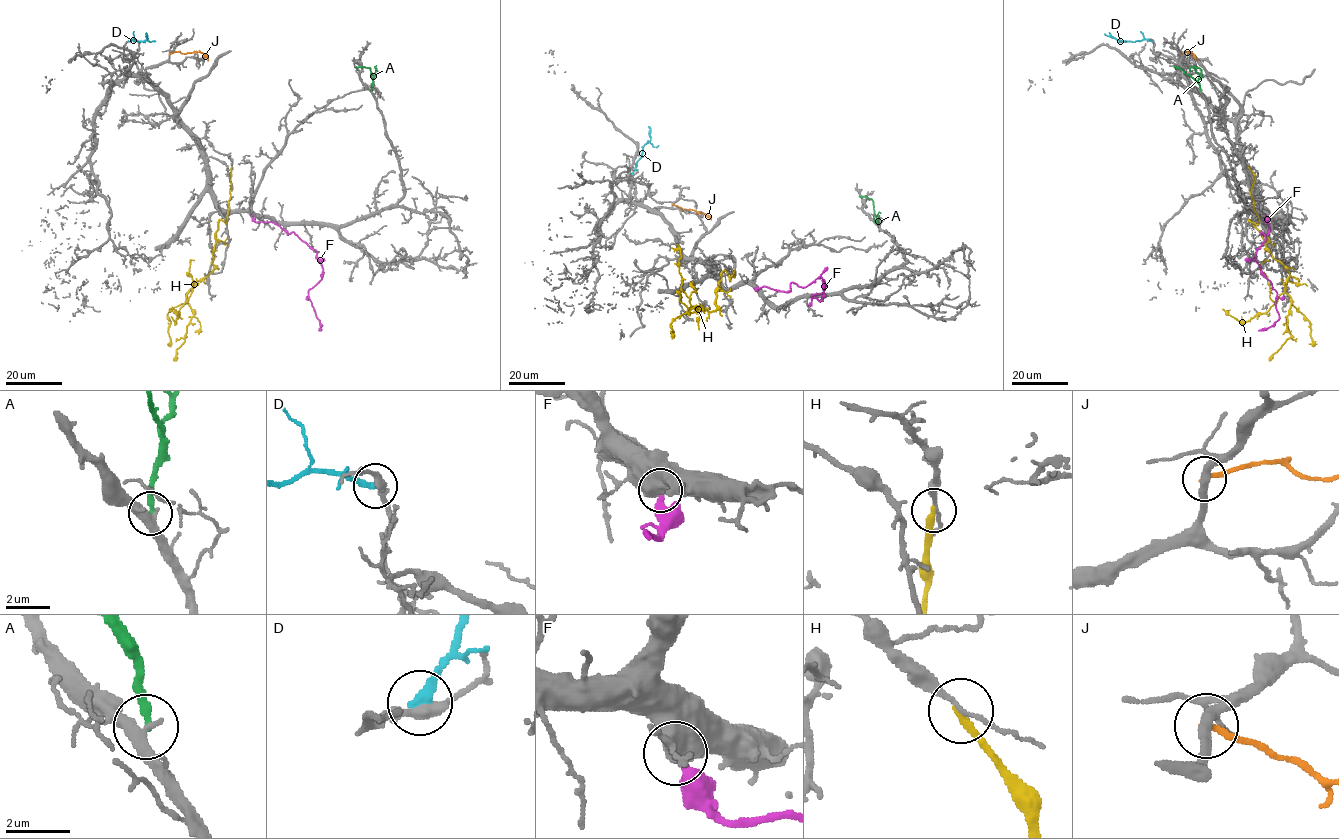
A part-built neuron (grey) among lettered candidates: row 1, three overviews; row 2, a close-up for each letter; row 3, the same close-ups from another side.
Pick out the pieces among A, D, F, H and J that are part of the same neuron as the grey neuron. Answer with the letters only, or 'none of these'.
none of these

